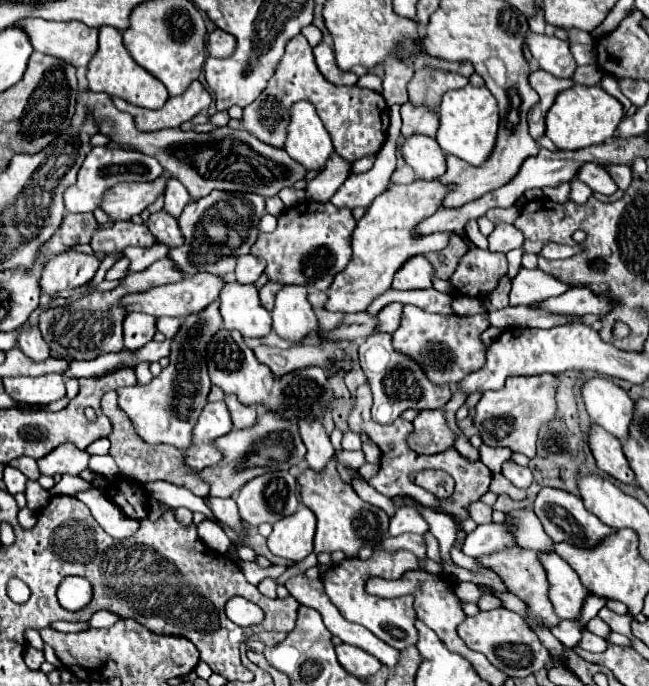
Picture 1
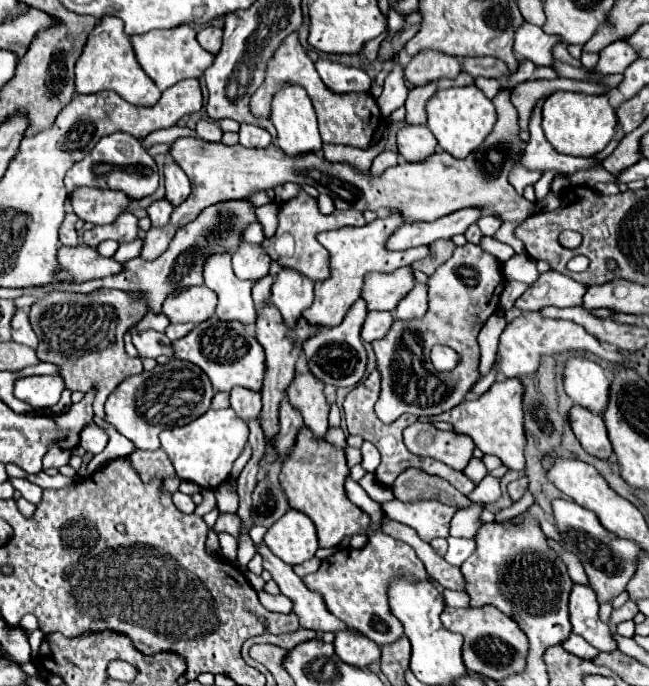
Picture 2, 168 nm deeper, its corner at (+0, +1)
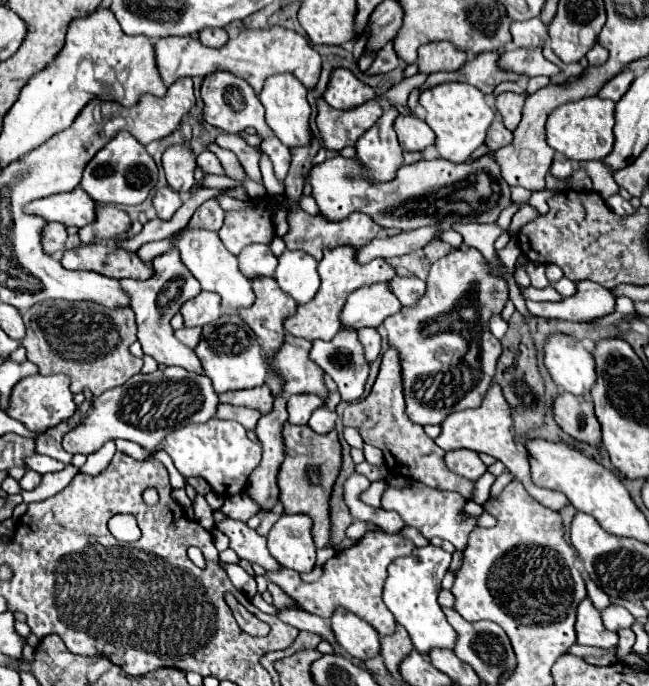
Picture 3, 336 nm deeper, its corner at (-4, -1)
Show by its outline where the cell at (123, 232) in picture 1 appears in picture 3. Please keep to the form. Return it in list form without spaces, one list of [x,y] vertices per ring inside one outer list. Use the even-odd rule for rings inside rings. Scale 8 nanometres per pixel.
[[[100,205],[96,207],[96,219],[82,227],[78,237],[82,243],[92,243],[96,239],[106,243],[124,231],[130,231],[130,217],[116,205]]]

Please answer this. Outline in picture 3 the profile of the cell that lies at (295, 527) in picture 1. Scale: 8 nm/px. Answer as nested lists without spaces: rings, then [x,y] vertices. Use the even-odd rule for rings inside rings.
[[[282,515],[268,533],[268,551],[298,573],[310,573],[316,563],[316,547],[310,539],[310,519],[306,515]]]

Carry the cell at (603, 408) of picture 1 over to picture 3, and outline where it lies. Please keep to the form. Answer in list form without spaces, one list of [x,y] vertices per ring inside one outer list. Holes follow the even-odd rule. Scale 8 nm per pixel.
[[[564,333],[548,335],[544,343],[544,365],[560,389],[588,397],[594,385],[594,357],[576,337]]]

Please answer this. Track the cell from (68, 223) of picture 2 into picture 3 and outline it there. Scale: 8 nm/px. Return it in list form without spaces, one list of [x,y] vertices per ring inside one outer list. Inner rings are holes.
[[[46,223],[42,229],[42,247],[48,255],[54,255],[56,251],[64,249],[66,243],[66,227],[60,223]]]

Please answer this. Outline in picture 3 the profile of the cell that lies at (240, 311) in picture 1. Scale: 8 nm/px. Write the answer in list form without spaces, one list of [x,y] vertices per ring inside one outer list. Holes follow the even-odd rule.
[[[182,229],[180,233],[170,235],[174,247],[180,251],[182,263],[190,269],[190,273],[200,281],[202,291],[214,291],[222,297],[224,305],[230,305],[234,311],[242,307],[250,307],[254,303],[252,283],[240,273],[236,255],[230,255],[226,247],[222,247],[218,235],[208,229]]]

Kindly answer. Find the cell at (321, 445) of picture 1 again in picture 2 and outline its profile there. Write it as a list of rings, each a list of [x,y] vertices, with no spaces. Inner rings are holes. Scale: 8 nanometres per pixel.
[[[312,375],[296,377],[288,387],[290,405],[302,415],[304,425],[314,433],[314,439],[322,439],[328,433],[328,411],[330,405],[322,393],[324,385]]]

